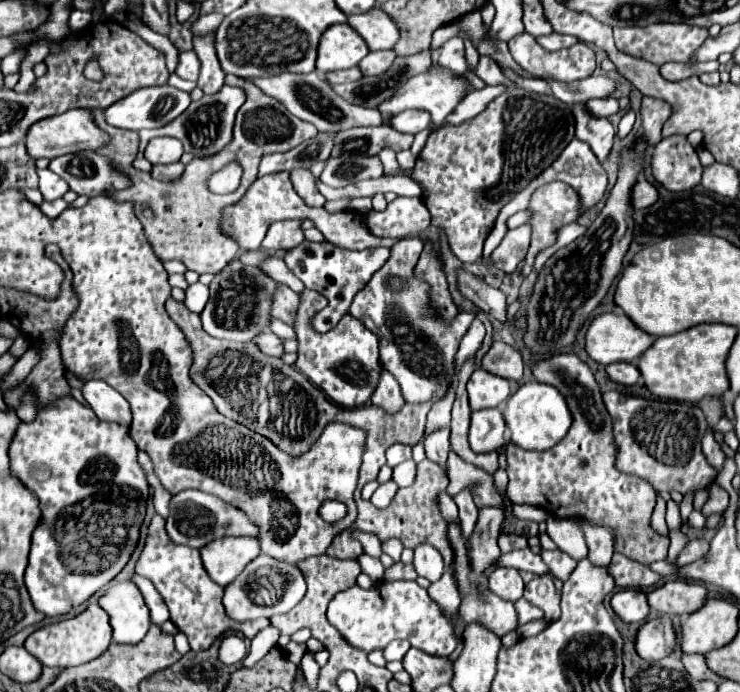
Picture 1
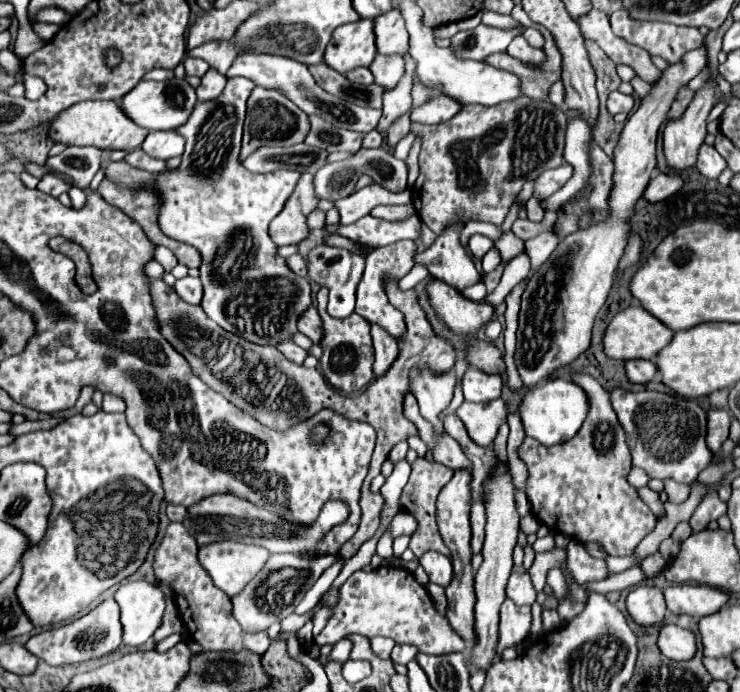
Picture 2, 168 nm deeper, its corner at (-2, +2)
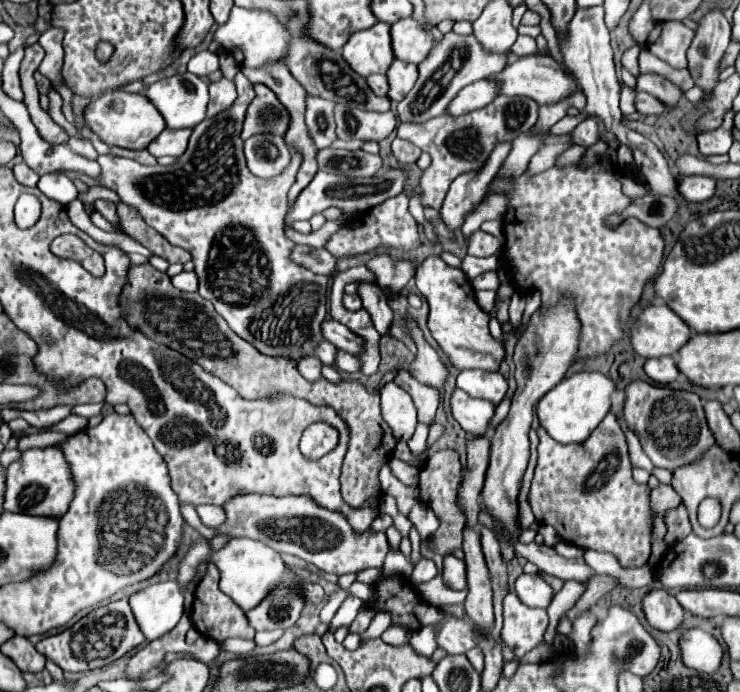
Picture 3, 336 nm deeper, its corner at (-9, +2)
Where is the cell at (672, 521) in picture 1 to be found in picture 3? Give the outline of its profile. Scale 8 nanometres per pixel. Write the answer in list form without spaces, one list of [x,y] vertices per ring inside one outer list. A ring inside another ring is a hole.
[[[658,484],[658,488],[654,488],[650,492],[650,506],[655,513],[654,527],[652,538],[664,538],[666,534],[666,524],[664,524],[664,514],[668,508],[676,508],[682,502],[682,499],[670,484]]]

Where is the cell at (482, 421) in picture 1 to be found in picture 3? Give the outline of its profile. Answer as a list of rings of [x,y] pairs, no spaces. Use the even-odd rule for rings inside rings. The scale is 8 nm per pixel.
[[[454,388],[452,396],[450,396],[450,408],[452,408],[452,416],[454,420],[472,436],[482,436],[488,428],[490,418],[494,416],[494,408],[490,402],[486,400],[476,400],[470,398],[466,392],[462,392],[460,388]]]

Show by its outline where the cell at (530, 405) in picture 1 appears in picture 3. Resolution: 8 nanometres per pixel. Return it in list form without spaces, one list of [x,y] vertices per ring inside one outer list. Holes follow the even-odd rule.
[[[576,372],[564,378],[556,388],[552,388],[538,402],[536,412],[538,412],[540,426],[544,426],[546,432],[562,444],[582,442],[610,412],[614,392],[616,392],[616,384],[602,372]]]

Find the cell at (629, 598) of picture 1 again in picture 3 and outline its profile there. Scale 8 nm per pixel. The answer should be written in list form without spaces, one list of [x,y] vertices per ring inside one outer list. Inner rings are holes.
[[[652,590],[644,596],[642,602],[646,620],[656,630],[676,630],[682,626],[684,620],[684,608],[678,604],[678,600],[668,594],[666,590]]]

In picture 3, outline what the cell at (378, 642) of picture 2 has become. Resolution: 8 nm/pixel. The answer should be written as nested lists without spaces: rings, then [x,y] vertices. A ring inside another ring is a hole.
[[[392,624],[392,626],[388,626],[388,630],[382,632],[380,638],[392,646],[402,646],[410,640],[410,636],[412,636],[412,632],[408,628],[402,628],[402,626],[398,628],[398,624]]]

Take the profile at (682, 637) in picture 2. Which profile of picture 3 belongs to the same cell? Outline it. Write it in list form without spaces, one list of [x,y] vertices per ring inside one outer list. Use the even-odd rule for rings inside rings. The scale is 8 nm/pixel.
[[[700,628],[686,630],[680,638],[680,648],[682,648],[684,664],[698,672],[712,674],[722,664],[724,650],[722,650],[720,642],[712,634],[704,632]]]

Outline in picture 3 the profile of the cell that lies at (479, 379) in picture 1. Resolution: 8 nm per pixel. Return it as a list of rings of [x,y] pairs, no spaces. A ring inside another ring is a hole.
[[[464,370],[456,378],[456,386],[466,390],[472,398],[482,398],[492,404],[500,404],[504,398],[508,384],[500,372],[486,370]]]

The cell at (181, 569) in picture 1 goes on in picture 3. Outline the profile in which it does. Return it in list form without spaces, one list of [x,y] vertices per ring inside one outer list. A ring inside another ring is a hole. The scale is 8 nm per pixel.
[[[209,565],[206,574],[200,584],[196,586],[194,592],[194,604],[192,604],[192,624],[196,626],[196,630],[212,640],[226,640],[226,638],[246,638],[252,640],[254,638],[254,628],[248,624],[246,614],[242,612],[242,608],[238,608],[226,594],[222,594],[219,588],[220,573],[215,565]]]

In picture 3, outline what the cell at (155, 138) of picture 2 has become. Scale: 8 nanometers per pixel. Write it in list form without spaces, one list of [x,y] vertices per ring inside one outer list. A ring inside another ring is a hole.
[[[180,128],[180,130],[162,130],[158,138],[154,138],[150,144],[148,144],[148,152],[152,156],[174,156],[178,158],[186,146],[188,146],[188,138],[190,138],[192,130],[190,128]]]

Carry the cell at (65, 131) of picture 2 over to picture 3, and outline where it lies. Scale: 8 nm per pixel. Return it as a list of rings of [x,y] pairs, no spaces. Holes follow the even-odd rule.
[[[112,90],[92,100],[84,112],[84,118],[86,118],[86,126],[92,132],[96,132],[102,142],[110,146],[130,148],[130,150],[146,148],[164,130],[164,118],[154,108],[154,104],[148,100],[148,96],[130,94],[122,90]]]

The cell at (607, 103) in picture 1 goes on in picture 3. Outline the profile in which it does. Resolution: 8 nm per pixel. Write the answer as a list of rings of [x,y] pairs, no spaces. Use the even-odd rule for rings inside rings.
[[[638,92],[638,100],[636,100],[636,110],[644,116],[662,116],[668,112],[668,108],[654,96],[646,94],[646,92]]]

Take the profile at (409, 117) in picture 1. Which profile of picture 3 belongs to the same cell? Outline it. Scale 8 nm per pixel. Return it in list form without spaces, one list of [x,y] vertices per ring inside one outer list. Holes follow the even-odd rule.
[[[478,80],[470,86],[466,86],[458,96],[456,100],[450,104],[448,108],[448,114],[452,116],[460,116],[460,114],[466,114],[466,112],[472,112],[472,110],[478,110],[490,102],[494,102],[500,94],[500,84],[494,82],[494,80]]]

